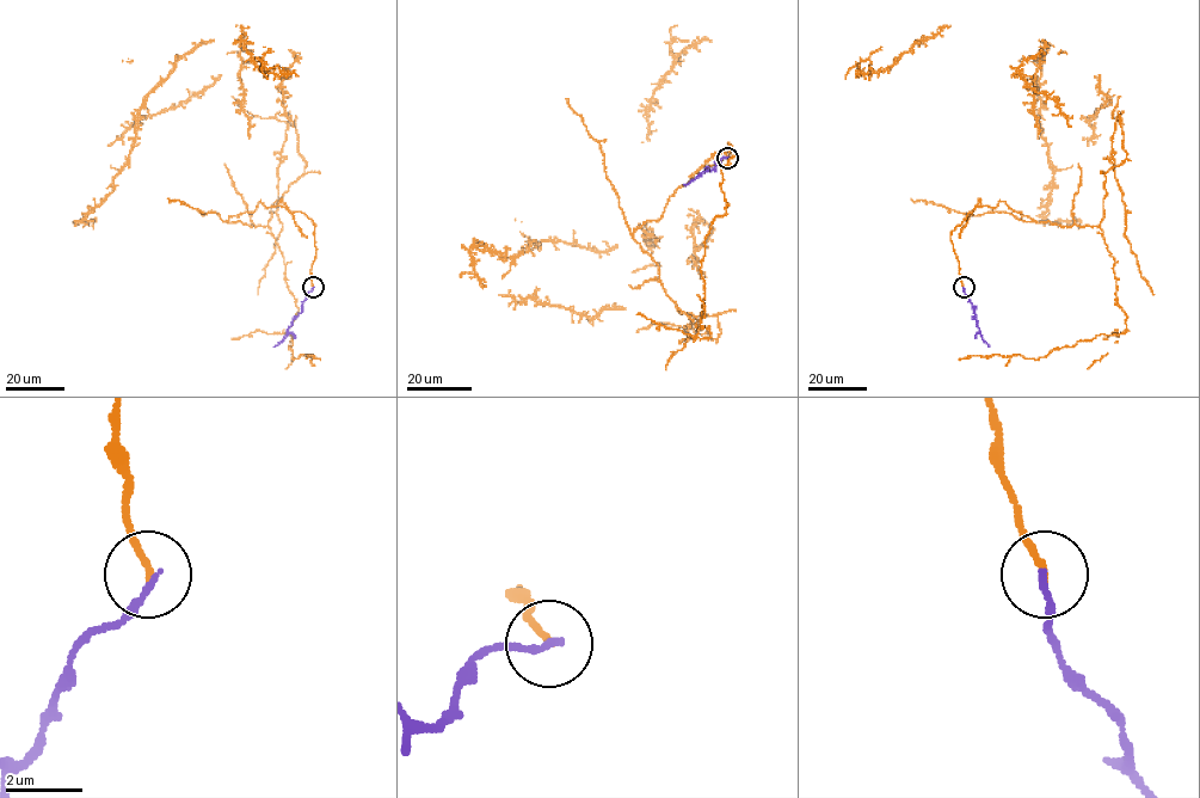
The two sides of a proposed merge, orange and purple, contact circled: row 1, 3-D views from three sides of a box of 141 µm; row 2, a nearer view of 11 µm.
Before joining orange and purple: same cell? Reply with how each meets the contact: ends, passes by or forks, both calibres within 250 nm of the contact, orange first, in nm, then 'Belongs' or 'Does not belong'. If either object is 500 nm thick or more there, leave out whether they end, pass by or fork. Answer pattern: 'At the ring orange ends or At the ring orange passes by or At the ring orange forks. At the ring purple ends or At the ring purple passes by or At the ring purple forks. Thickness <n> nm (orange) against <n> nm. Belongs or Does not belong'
At the ring orange ends. At the ring purple ends. Thickness 180 nm (orange) against 170 nm. Does not belong

